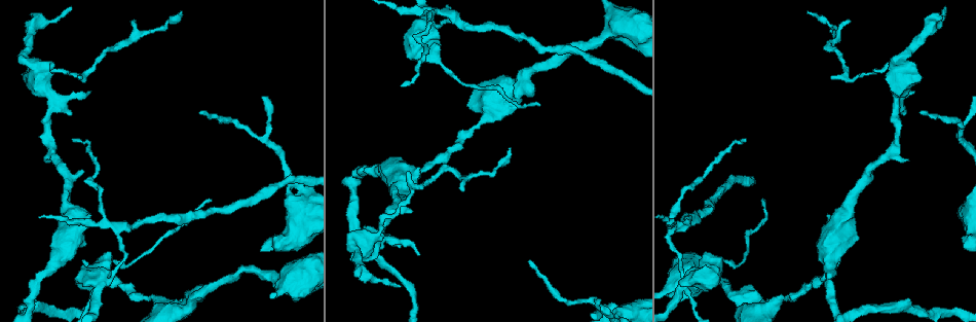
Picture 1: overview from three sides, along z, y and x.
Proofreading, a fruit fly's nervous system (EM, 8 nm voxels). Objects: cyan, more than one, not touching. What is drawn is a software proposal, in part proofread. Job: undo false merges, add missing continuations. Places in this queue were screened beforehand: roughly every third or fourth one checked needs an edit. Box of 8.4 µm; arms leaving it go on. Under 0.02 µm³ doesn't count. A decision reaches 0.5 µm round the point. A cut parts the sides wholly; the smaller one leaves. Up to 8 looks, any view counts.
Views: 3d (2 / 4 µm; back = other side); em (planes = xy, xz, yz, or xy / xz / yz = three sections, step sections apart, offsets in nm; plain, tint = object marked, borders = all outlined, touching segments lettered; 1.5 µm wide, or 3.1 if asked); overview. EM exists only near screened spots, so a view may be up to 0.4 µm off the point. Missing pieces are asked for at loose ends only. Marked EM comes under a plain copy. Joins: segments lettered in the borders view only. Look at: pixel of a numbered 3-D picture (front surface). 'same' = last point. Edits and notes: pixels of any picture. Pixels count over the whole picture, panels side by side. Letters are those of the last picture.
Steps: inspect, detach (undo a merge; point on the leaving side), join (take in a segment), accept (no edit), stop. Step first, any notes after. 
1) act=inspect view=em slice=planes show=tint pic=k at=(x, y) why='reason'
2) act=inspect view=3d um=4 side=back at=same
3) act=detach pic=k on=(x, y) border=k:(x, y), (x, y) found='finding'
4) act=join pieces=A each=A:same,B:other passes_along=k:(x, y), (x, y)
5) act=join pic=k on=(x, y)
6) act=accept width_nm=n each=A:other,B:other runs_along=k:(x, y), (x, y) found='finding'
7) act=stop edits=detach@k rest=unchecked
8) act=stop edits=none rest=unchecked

act=inspect view=3d um=2 pic=1 at=(538, 106) why='long arm stops here'

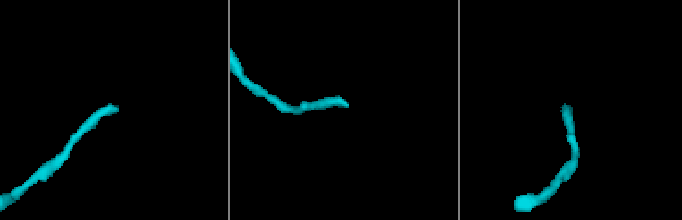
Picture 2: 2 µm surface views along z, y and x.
act=inspect view=em slice=xy step=8 show=borders pic=2 at=(572, 107) why='shape alone is not enough'

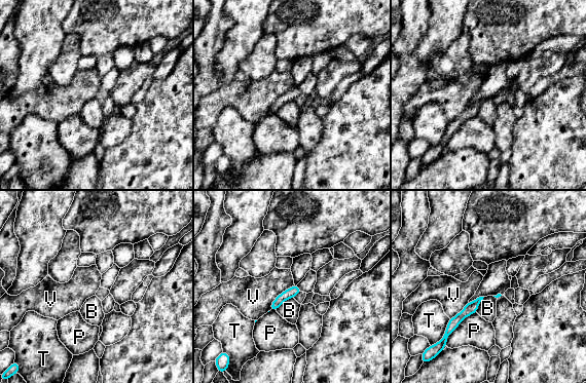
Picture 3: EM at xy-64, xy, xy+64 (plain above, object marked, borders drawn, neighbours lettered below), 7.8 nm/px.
act=inspect view=em slice=planes show=borders at=same

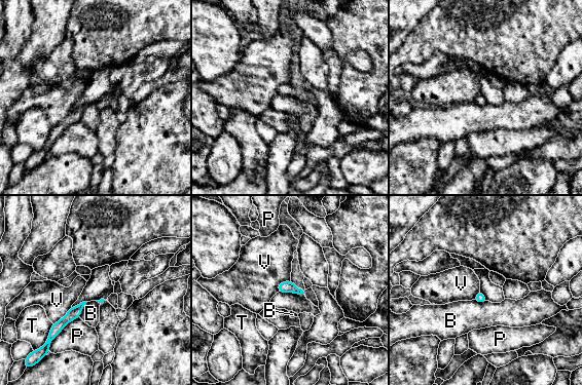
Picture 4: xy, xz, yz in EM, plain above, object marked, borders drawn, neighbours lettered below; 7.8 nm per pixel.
act=accept each=B:other,P:other,T:other,V:other border=4:(87, 302), (79, 317) found='no lettered segment goes on from it'

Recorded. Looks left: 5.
act=inspect view=3d um=2 pic=1 at=(118, 232) why='sudden change in width'

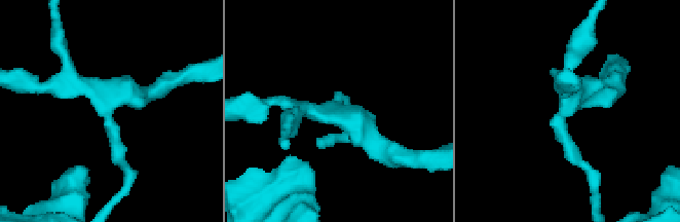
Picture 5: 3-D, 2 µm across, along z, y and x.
act=inspect view=em slice=xz step=8 show=tint pic=5 at=(569, 109)

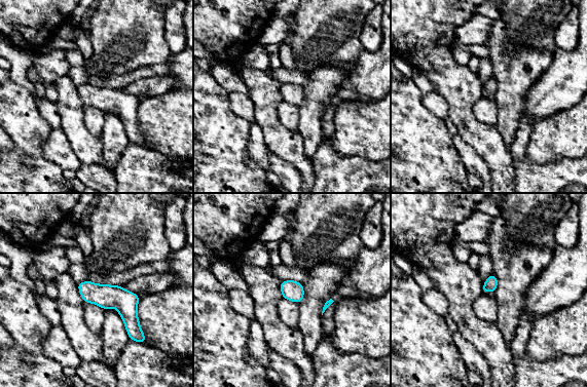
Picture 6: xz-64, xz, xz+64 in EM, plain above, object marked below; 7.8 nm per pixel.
act=inspect view=em slice=xy step=4 show=borders at=same why='another direction'

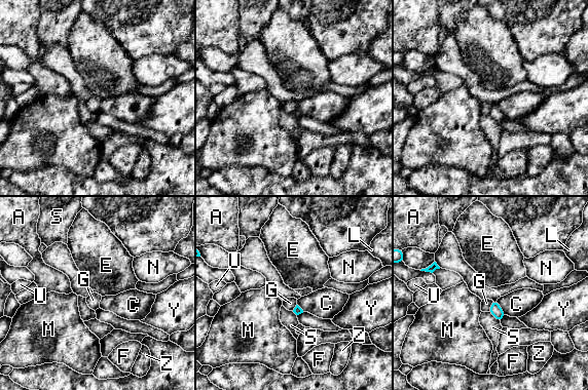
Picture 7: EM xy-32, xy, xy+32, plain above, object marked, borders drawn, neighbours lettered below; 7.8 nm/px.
act=accept longest_contact=C:140nm each=A:other,C:other,E:other,F:other,G:other,L:other,M:other,N:other,S:other,U:other,Y:other,Z:other border=7:(491, 300), (491, 305), (487, 311) found='one cell here'

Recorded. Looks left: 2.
act=inspect view=em slice=xz step=8 show=tint pic=1 at=(529, 262) why='thin end'

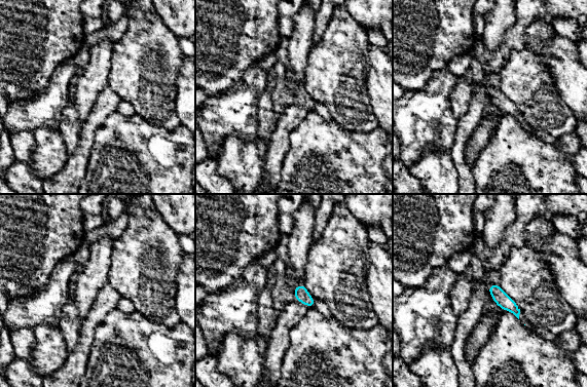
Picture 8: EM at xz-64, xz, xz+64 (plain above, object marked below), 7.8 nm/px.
act=inspect view=em slice=planes show=borders at=same why='another direction'

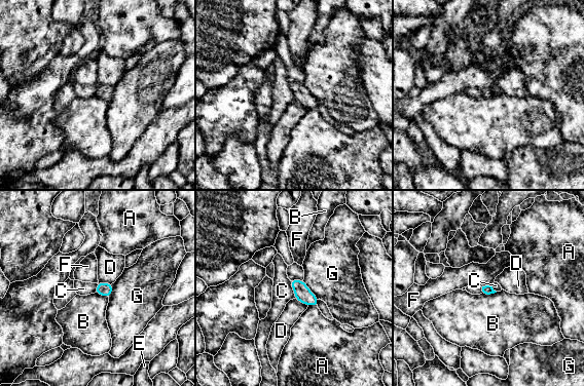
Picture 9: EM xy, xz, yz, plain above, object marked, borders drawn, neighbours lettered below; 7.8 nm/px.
act=accept each=A:other,B:other,C:other,D:other,E:other,F:other,G:other border=9:(289, 280), (295, 298) found='none of them fits'

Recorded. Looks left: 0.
act=stop edits=none rest=unchecked

